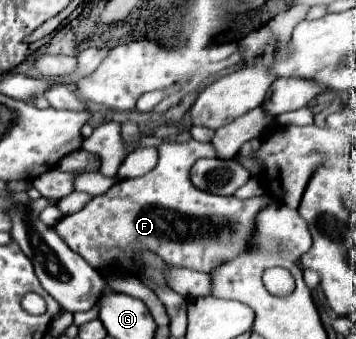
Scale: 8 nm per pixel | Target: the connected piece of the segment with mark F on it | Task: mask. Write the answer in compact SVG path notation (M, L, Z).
M186 141L186 143L160 143L158 145L158 165L148 171L142 177L136 179L124 179L118 181L108 193L92 197L80 211L66 215L58 225L56 231L62 235L62 239L76 239L76 243L69 247L77 251L95 269L104 269L110 263L116 263L122 273L134 273L134 275L146 275L154 279L156 283L164 285L164 277L160 271L148 269L138 261L138 251L148 249L158 253L168 265L172 267L188 267L196 271L210 273L218 263L224 263L238 255L244 247L248 247L248 239L252 235L254 227L254 215L272 203L270 197L252 197L252 199L236 199L236 197L218 197L206 191L196 189L190 183L190 169L192 165L202 157L216 157L216 151L212 143L200 143L200 141Z

